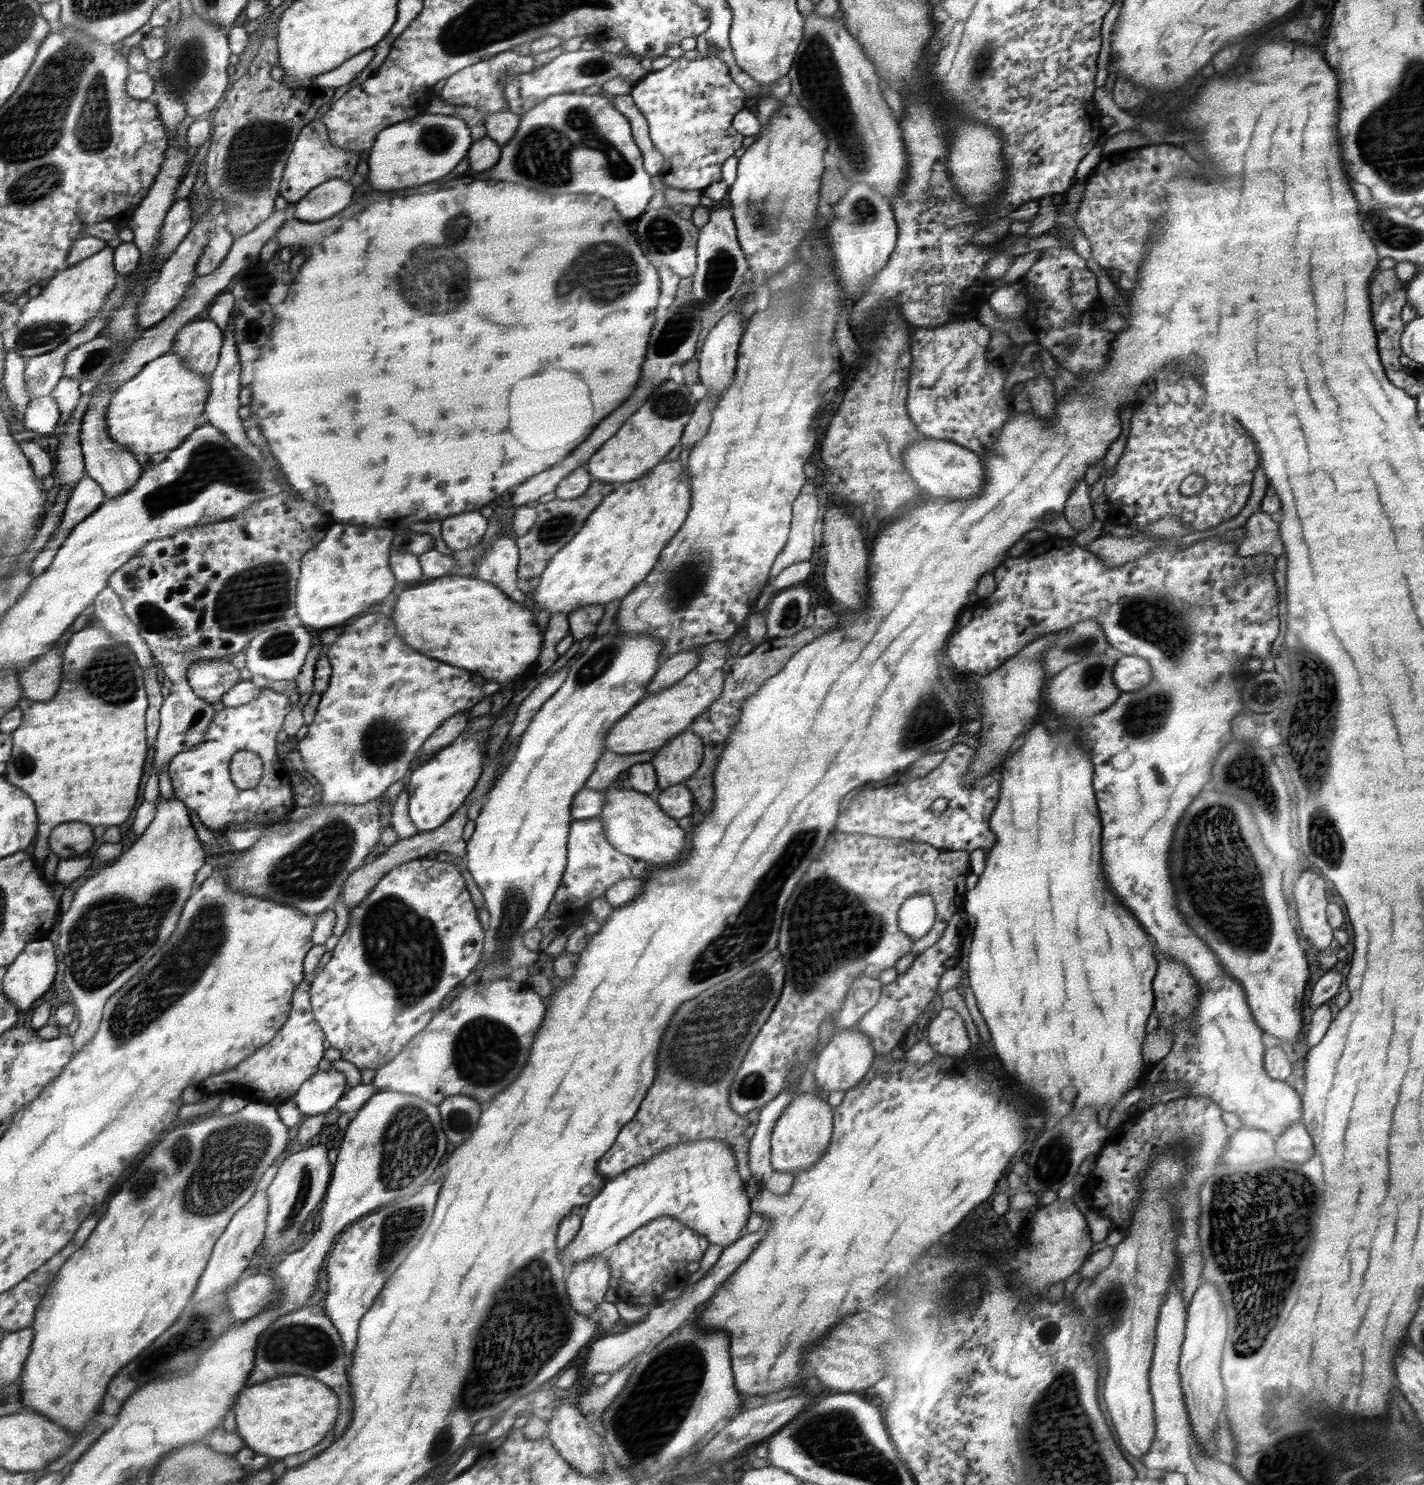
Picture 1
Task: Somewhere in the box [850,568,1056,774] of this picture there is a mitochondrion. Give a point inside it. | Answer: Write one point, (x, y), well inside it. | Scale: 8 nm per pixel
(928, 719)

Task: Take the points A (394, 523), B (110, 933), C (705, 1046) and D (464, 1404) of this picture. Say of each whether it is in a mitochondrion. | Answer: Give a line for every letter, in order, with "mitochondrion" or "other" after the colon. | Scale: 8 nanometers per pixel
A: other
B: mitochondrion
C: mitochondrion
D: mitochondrion

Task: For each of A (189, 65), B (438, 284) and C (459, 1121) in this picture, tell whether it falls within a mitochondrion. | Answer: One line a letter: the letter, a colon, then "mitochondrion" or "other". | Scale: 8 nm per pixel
A: mitochondrion
B: mitochondrion
C: mitochondrion

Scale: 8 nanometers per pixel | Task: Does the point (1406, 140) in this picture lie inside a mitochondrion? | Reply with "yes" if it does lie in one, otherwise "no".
yes

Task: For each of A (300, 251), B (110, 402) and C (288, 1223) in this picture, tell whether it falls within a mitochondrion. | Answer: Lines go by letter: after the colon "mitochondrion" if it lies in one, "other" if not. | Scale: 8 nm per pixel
A: other
B: other
C: mitochondrion

